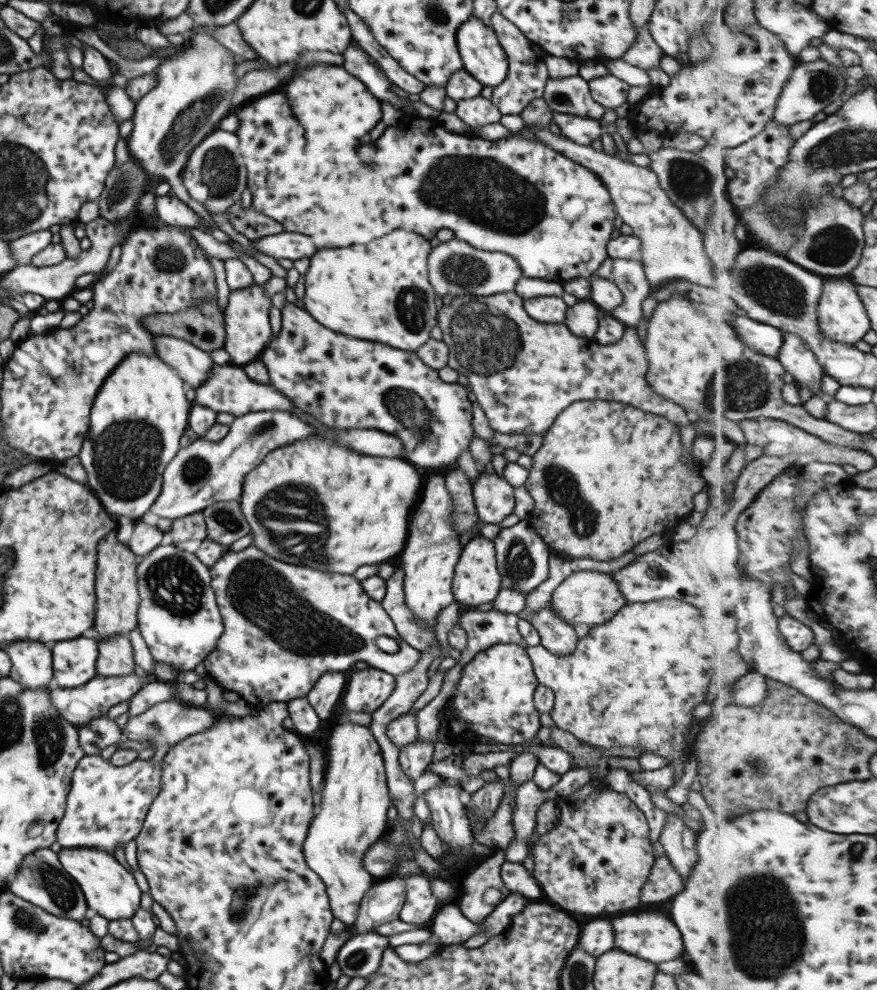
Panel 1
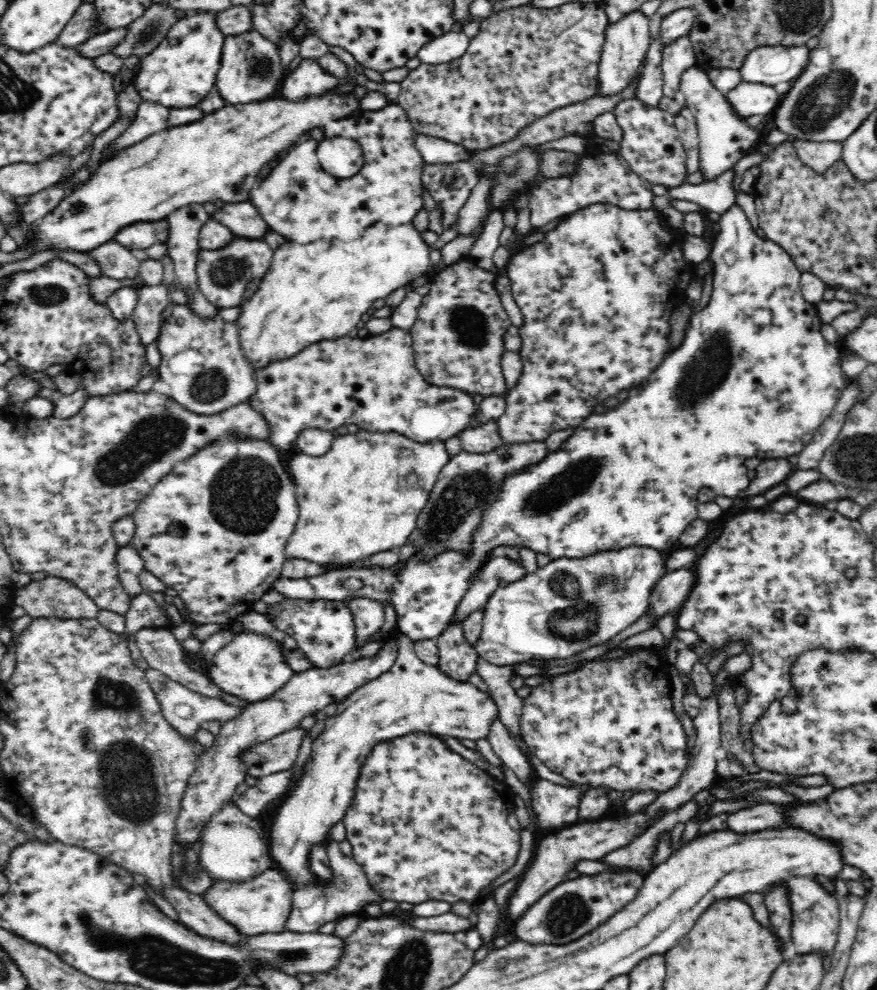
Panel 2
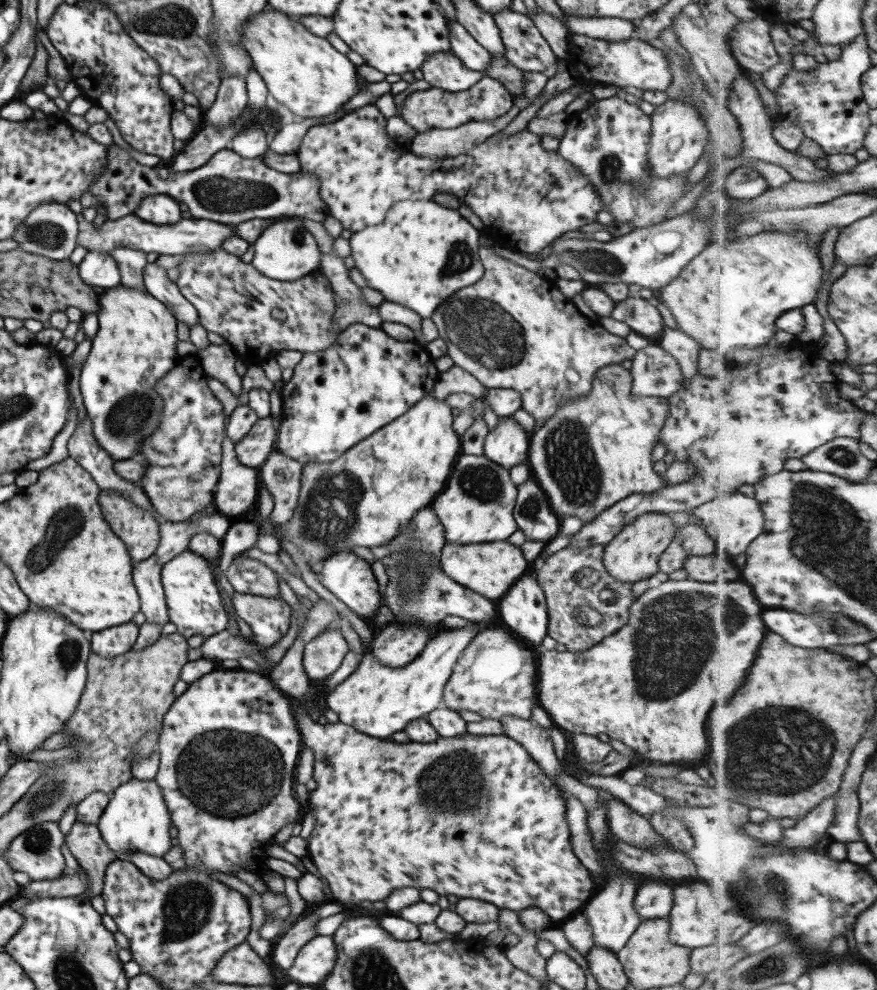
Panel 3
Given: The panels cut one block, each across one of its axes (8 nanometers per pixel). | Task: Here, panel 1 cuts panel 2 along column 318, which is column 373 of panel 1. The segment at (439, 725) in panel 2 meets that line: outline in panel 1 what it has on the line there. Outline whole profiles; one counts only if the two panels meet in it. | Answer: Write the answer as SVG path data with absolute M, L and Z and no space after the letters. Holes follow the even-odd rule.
M335 726L327 743L319 812L309 821L302 853L306 865L325 885L332 916L349 929L357 918L360 900L376 881L362 867L362 856L389 829L385 812L390 798L381 751L367 726Z

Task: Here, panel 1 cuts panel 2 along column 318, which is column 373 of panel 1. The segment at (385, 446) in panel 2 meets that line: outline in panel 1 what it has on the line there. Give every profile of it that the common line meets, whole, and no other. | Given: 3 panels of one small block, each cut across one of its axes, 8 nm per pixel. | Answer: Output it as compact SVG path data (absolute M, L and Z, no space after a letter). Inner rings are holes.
M313 438L311 440L299 440L295 443L287 444L281 451L267 453L262 458L262 461L243 477L241 496L237 500L240 511L249 525L249 533L252 536L253 546L260 551L267 552L267 556L271 556L275 560L283 560L287 564L319 569L321 572L347 575L352 575L359 566L383 563L389 557L398 555L408 535L410 513L414 509L416 499L419 499L419 493L424 483L419 474L417 474L417 469L412 464L407 464L407 461L403 460L403 458L401 460L399 458L363 456L363 453L357 454L357 452L351 452L349 448L335 445L333 441L313 440ZM259 502L277 502L277 504L259 504ZM295 524L299 524L299 534L295 534L295 530L293 530Z

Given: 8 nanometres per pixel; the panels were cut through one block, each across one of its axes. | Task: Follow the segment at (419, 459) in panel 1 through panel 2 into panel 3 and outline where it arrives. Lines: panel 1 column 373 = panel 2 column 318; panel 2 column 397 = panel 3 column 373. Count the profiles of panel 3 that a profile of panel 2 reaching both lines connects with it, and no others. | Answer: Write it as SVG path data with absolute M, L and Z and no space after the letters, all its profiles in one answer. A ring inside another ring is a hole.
M351 323L348 327L339 331L339 335L335 337L335 343L333 343L331 347L327 347L322 351L302 353L301 359L299 359L297 365L293 367L291 378L289 378L289 381L283 382L283 385L281 385L279 393L281 400L283 400L283 408L281 411L279 426L276 431L274 449L301 464L309 463L309 461L330 463L331 461L337 459L339 455L351 449L355 444L364 440L365 437L377 431L378 428L390 423L391 420L395 420L395 418L401 416L403 412L407 412L407 409L411 408L415 402L419 402L423 396L430 394L438 377L439 372L435 370L435 366L433 366L433 359L429 356L425 346L417 343L415 340L397 341L396 339L389 337L389 335L382 331L381 328L376 329L365 326L361 323Z

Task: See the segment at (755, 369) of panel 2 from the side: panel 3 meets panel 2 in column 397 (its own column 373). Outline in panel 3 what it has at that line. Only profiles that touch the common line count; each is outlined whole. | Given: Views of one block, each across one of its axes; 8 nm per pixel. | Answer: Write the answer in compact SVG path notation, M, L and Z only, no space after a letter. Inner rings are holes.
M335 552L321 562L318 579L322 586L341 600L351 612L355 613L367 626L375 626L374 614L379 607L380 595L371 566L352 552Z

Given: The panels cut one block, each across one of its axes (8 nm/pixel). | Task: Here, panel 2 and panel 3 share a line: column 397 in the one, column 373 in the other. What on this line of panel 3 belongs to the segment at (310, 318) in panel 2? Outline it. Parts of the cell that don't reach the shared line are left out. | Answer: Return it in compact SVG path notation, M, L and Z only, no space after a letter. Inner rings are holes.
M431 199L403 200L393 204L379 224L351 234L350 264L384 301L399 304L421 319L430 318L447 296L483 275L477 246L480 233L457 211L438 206Z

